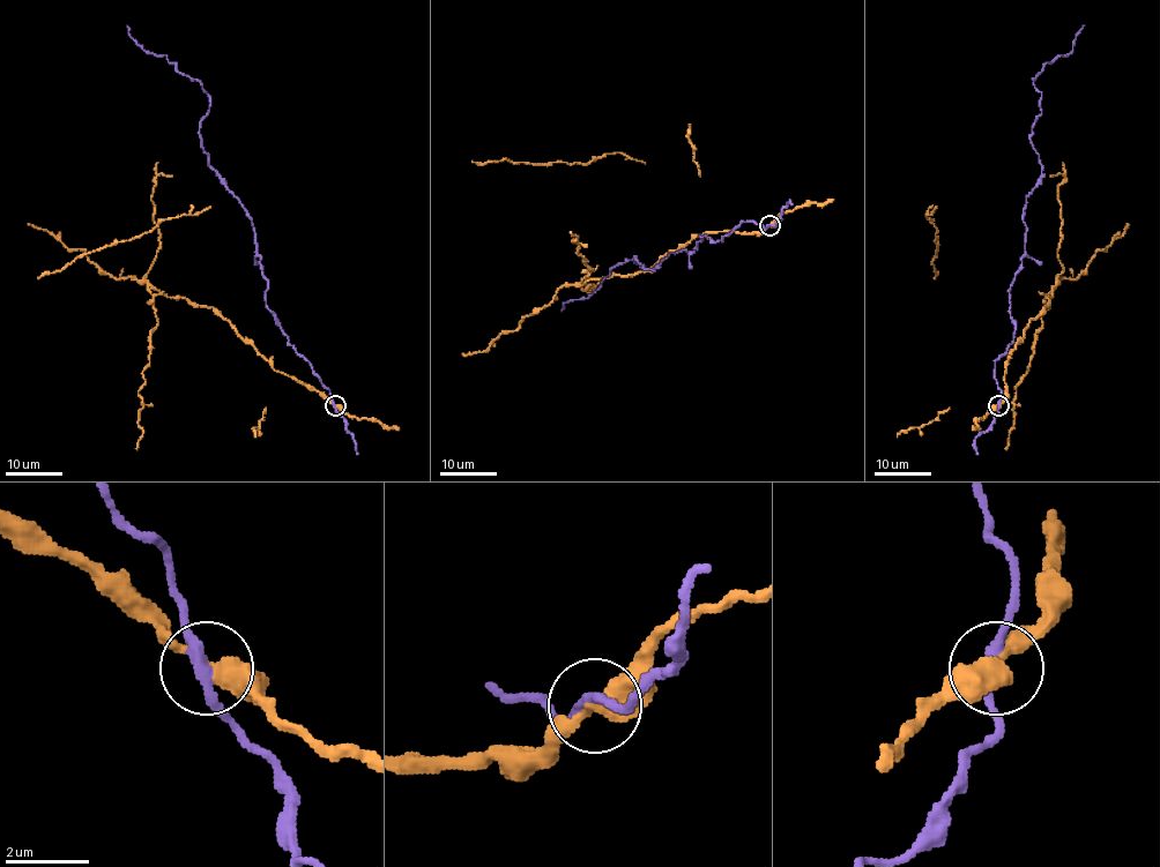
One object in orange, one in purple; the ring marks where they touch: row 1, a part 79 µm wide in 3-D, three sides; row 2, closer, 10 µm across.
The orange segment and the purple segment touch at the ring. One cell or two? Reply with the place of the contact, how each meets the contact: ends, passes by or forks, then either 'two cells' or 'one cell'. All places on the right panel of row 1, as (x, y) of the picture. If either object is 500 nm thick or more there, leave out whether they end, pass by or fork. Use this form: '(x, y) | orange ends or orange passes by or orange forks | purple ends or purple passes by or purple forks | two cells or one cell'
(998, 405) | orange passes by | purple passes by | two cells

